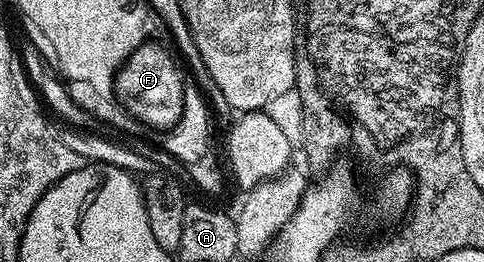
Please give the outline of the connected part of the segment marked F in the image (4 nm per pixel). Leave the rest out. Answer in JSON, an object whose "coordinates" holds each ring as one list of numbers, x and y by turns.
{"coordinates":[[145,42,131,54,117,71,116,80,113,83,115,98,131,116,138,115,143,126,146,127,152,123,170,125,178,117,186,84,185,78,182,79,182,73,169,51,152,42]]}

